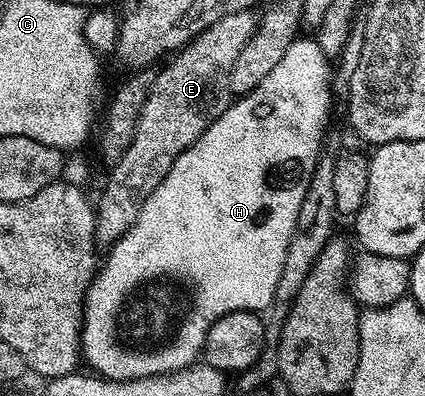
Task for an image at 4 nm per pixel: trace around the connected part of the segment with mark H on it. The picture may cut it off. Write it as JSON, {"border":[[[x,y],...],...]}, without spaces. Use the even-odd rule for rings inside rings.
{"border":[[[296,39],[281,55],[281,60],[275,64],[273,71],[253,87],[253,91],[236,96],[228,104],[225,112],[204,131],[201,139],[186,149],[173,167],[165,175],[165,179],[147,196],[139,218],[133,223],[131,230],[110,246],[107,263],[98,270],[91,285],[87,288],[87,300],[83,307],[83,339],[81,353],[92,365],[96,374],[108,379],[130,379],[132,377],[154,377],[156,373],[169,373],[172,369],[183,369],[192,364],[200,356],[205,335],[219,317],[227,313],[242,313],[244,311],[260,311],[266,308],[273,299],[277,281],[281,276],[282,264],[285,263],[286,249],[294,235],[298,212],[301,211],[302,200],[305,199],[311,176],[314,175],[323,149],[323,136],[327,133],[327,120],[331,117],[332,74],[333,65],[325,51],[321,51],[318,40],[303,41]],[[123,349],[139,349],[128,357],[122,357]]]}

